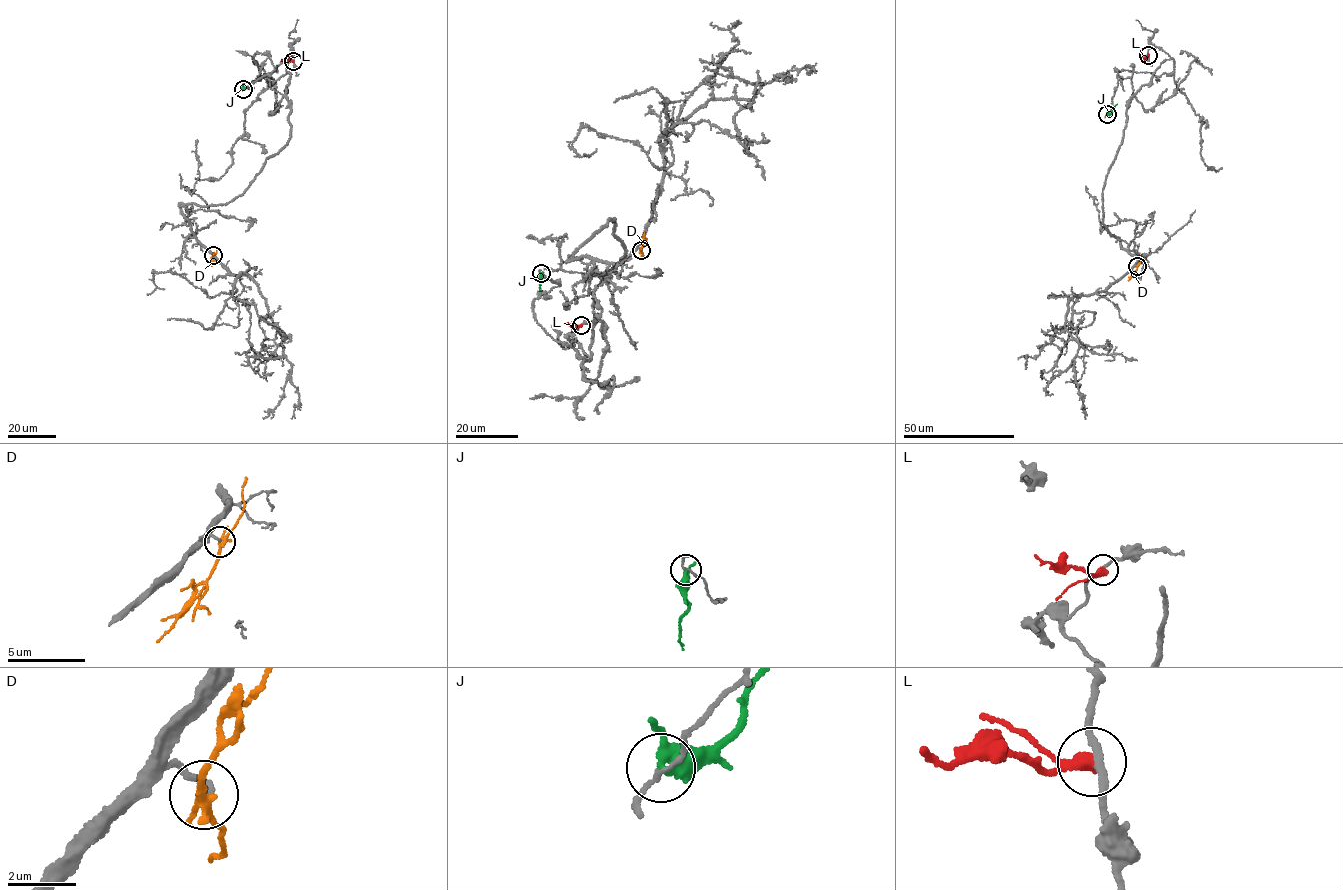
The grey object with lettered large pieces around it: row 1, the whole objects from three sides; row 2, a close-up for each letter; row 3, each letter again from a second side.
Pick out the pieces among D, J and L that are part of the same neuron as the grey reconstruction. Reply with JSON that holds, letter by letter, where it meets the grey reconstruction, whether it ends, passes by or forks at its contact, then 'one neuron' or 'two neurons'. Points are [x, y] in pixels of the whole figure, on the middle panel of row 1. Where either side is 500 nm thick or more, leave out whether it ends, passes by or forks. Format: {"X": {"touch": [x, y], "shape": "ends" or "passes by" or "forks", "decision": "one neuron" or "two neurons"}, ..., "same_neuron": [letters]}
{"D": {"touch": [641, 250], "shape": "passes by", "decision": "one neuron"}, "J": {"touch": [541, 273], "shape": "passes by", "decision": "two neurons"}, "L": {"touch": [581, 325], "shape": "passes by", "decision": "two neurons"}, "same_neuron": ["D"]}

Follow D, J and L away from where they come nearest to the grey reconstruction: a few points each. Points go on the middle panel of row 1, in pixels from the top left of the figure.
D: (641, 250), (644, 245), (644, 233)
J: (541, 273), (540, 289)
L: (581, 325), (567, 322)

